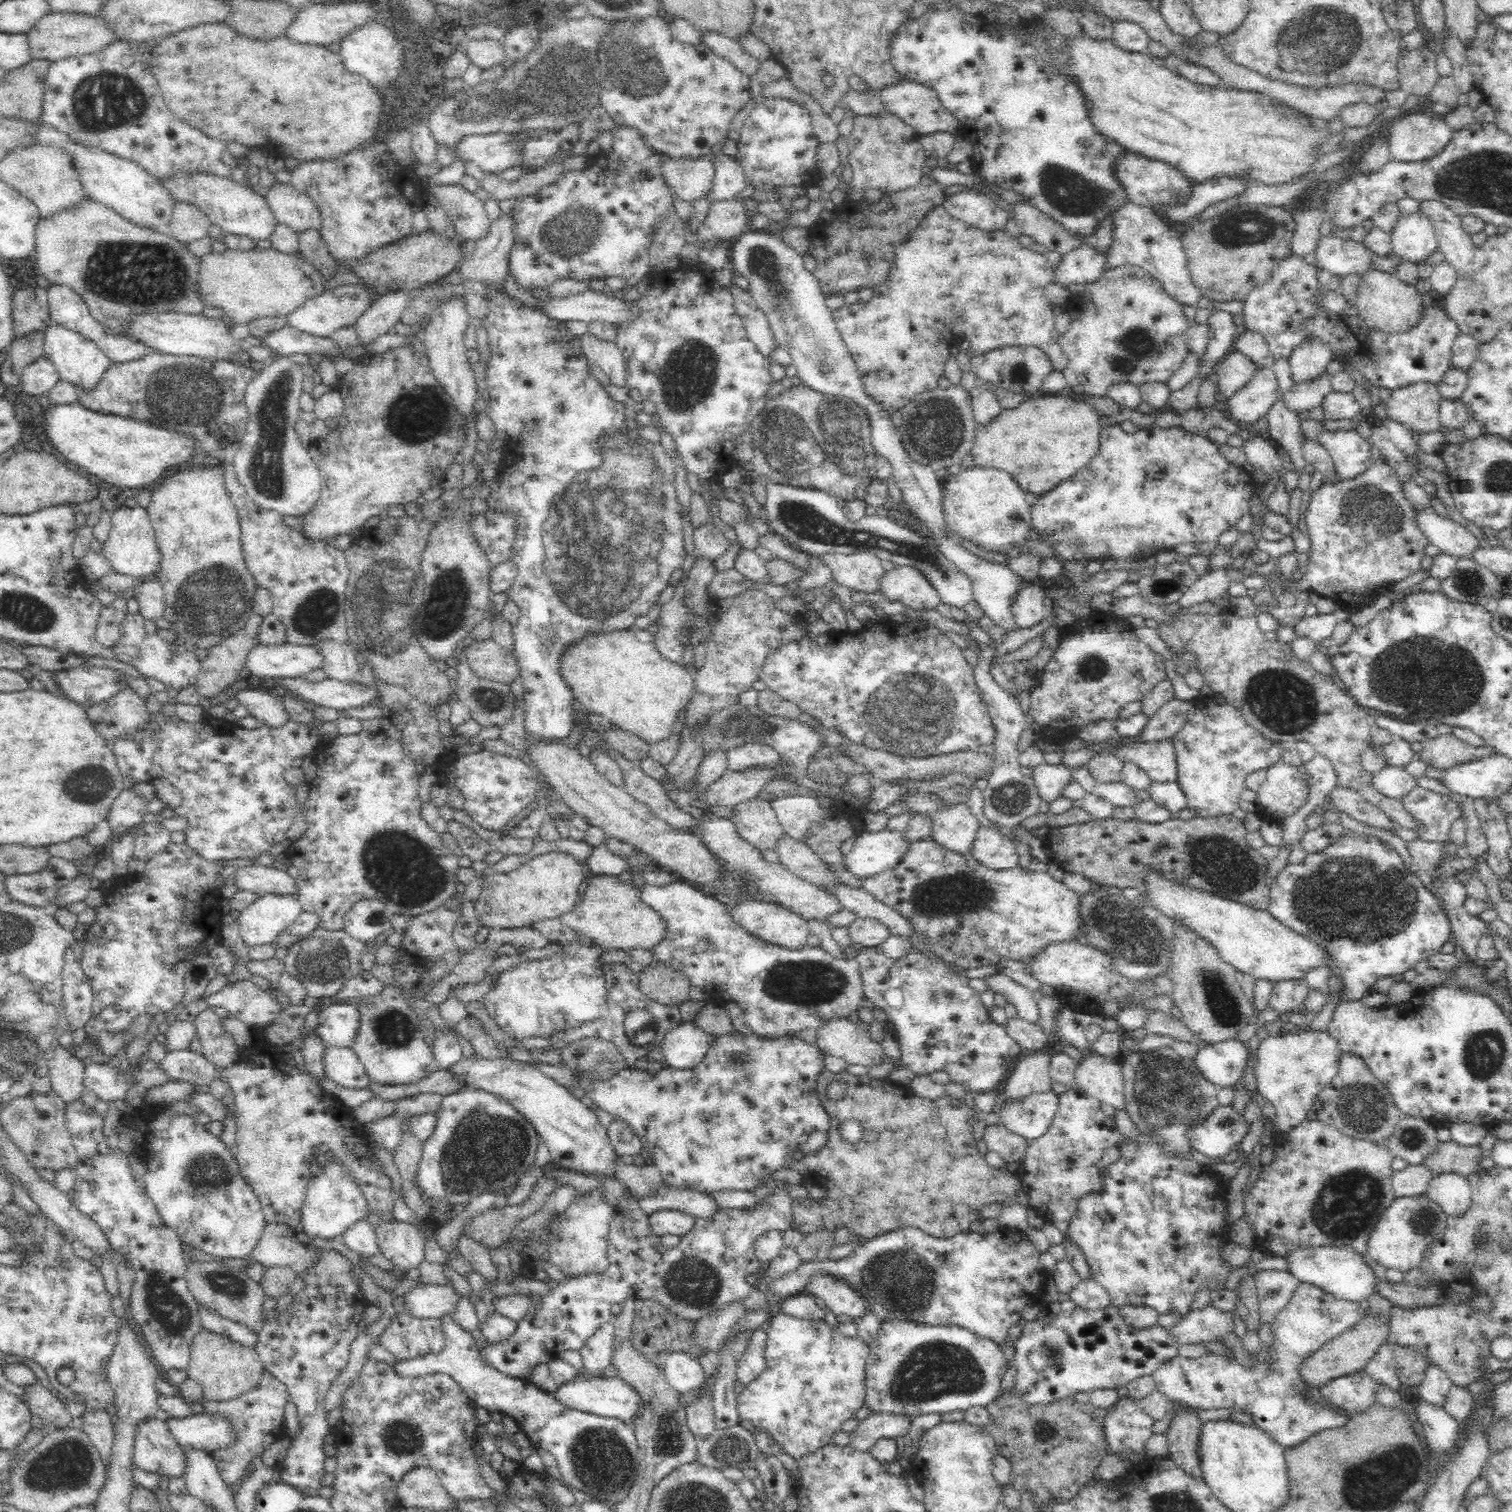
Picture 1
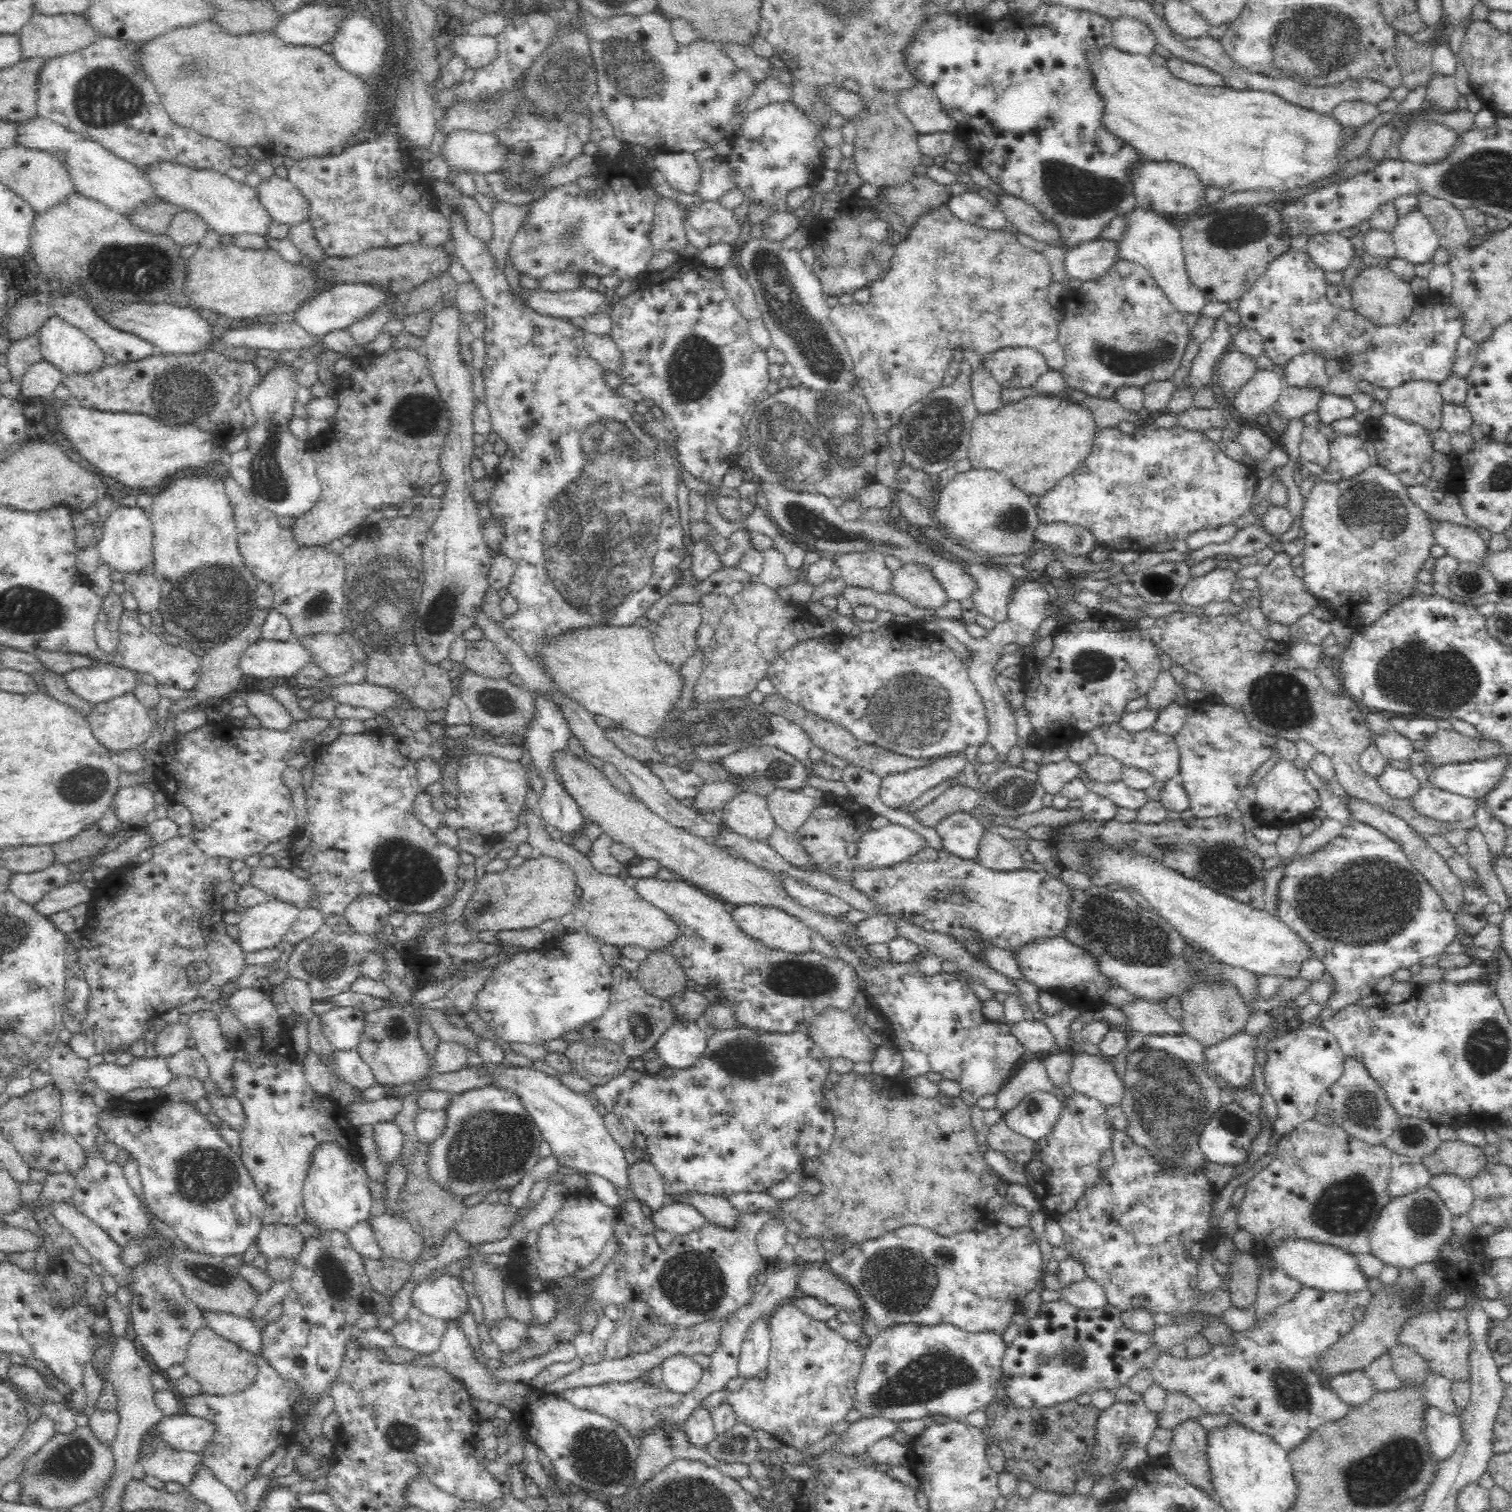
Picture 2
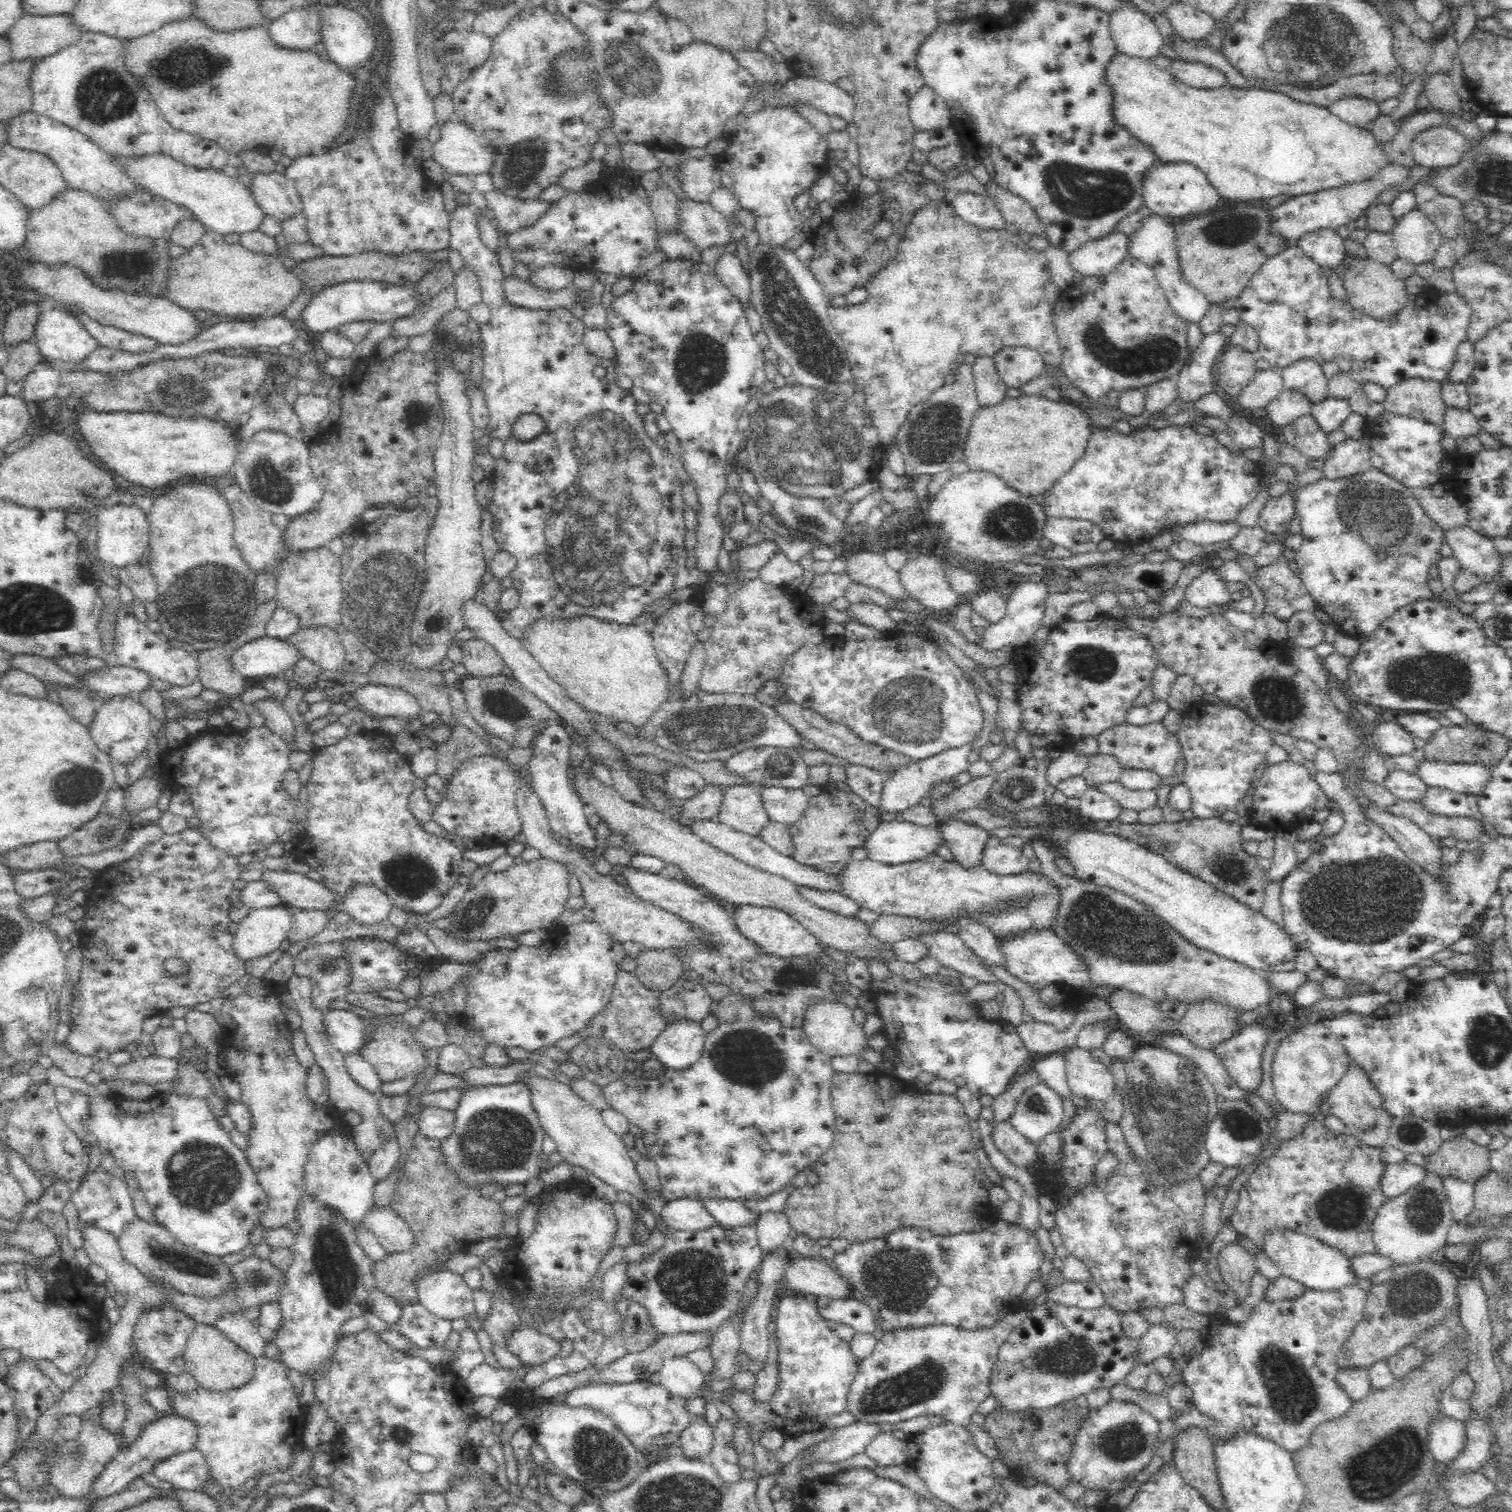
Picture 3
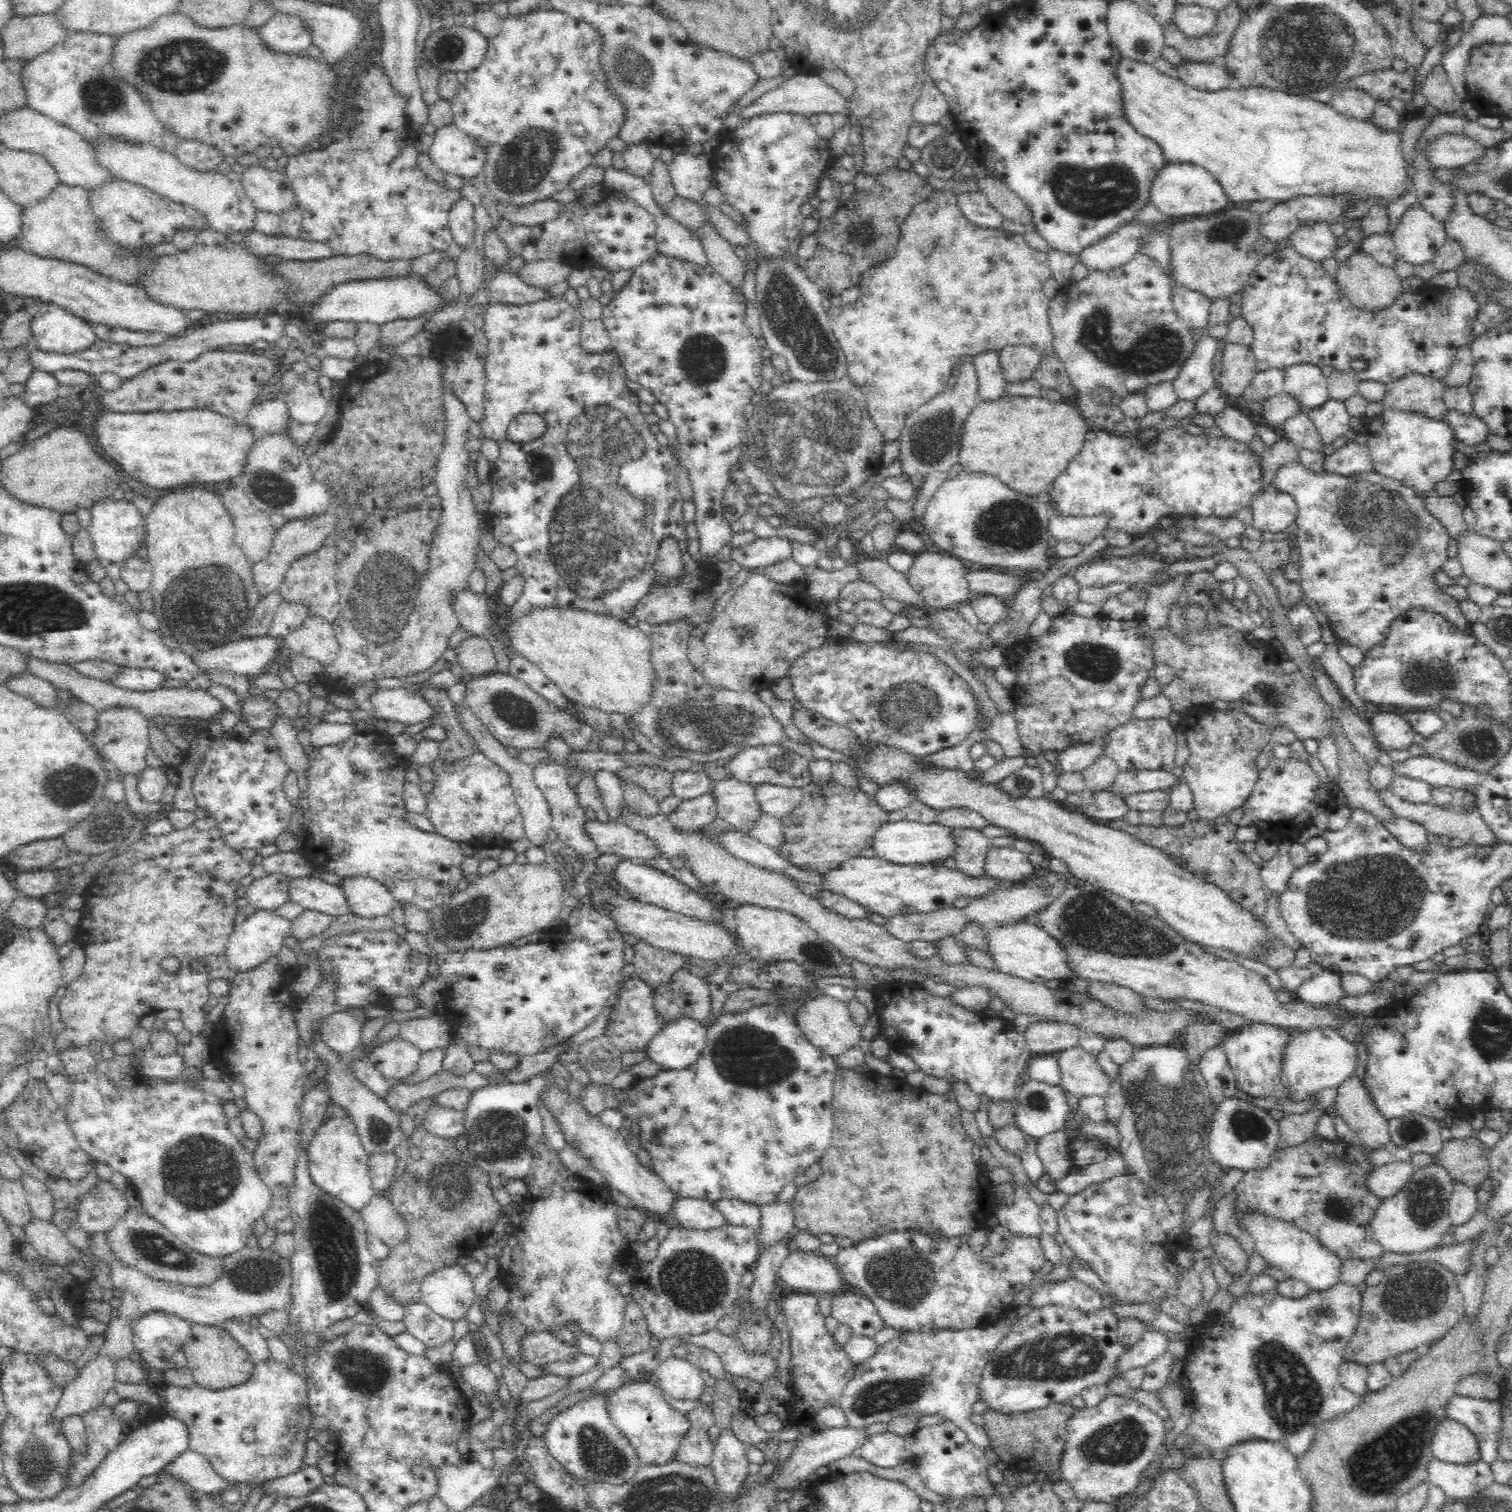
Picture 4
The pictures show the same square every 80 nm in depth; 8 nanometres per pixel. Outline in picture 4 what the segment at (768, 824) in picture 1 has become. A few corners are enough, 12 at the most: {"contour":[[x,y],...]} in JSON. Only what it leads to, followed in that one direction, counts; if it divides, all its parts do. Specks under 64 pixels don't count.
{"contour":[[714,779],[717,818],[748,832],[762,812],[754,786]]}

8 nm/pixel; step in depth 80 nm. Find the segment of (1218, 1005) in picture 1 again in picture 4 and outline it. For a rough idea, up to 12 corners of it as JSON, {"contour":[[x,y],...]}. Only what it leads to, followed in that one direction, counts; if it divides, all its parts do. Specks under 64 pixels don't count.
{"contour":[[1217,1022],[1194,1024],[1186,1030],[1182,1048],[1190,1065],[1229,1033]]}

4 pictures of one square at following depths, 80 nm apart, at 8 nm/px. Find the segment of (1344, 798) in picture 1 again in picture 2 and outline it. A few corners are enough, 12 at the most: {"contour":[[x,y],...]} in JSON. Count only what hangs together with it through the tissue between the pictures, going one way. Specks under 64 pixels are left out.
{"contour":[[1378,805],[1347,808],[1402,846],[1470,937],[1487,918],[1461,910],[1463,887],[1421,832]]}

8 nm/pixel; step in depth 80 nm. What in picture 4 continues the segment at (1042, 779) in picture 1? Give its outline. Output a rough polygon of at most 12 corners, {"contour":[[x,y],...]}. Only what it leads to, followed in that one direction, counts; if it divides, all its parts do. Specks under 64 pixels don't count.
{"contour":[[1078,743],[1058,753],[1053,771],[1081,771],[1102,755],[1104,743]]}

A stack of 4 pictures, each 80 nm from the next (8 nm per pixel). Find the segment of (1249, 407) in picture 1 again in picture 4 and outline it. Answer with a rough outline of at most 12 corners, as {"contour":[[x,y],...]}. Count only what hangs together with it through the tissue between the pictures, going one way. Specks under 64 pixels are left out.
{"contour":[[1284,371],[1256,373],[1241,396],[1246,402],[1265,401],[1283,391]]}

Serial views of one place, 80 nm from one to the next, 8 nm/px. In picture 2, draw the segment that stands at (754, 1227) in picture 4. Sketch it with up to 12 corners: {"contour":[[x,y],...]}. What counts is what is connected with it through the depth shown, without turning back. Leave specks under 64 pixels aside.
{"contour":[[690,1194],[664,1204],[690,1201],[708,1219],[732,1230],[742,1219],[728,1197]]}

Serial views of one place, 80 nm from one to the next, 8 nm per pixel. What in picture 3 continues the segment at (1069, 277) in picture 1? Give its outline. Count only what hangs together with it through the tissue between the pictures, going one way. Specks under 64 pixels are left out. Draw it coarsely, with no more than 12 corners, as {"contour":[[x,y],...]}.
{"contour":[[1112,231],[1069,254],[1083,276],[1104,276],[1131,256],[1126,232]]}

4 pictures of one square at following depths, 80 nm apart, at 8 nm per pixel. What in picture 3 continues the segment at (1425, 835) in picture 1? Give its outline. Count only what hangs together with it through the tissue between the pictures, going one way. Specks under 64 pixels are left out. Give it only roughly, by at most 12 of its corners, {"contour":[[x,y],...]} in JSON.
{"contour":[[1429,787],[1420,800],[1442,815],[1479,817],[1477,795]]}

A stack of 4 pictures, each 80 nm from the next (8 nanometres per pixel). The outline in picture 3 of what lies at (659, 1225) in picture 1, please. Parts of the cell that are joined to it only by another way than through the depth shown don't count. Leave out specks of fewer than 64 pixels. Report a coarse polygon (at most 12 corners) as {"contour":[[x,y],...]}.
{"contour":[[667,1201],[661,1219],[669,1229],[718,1225],[704,1201]]}

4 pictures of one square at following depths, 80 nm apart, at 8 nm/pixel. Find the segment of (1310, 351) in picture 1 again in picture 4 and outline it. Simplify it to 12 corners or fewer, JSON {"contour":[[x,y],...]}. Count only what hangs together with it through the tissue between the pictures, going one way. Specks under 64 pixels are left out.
{"contour":[[1314,364],[1284,371],[1283,391],[1305,412],[1330,400]]}

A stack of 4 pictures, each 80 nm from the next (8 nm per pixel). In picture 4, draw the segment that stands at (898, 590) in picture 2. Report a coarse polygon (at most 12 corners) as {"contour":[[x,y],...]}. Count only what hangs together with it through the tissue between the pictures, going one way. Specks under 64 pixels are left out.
{"contour":[[918,552],[905,576],[930,610],[976,596],[968,562]]}

